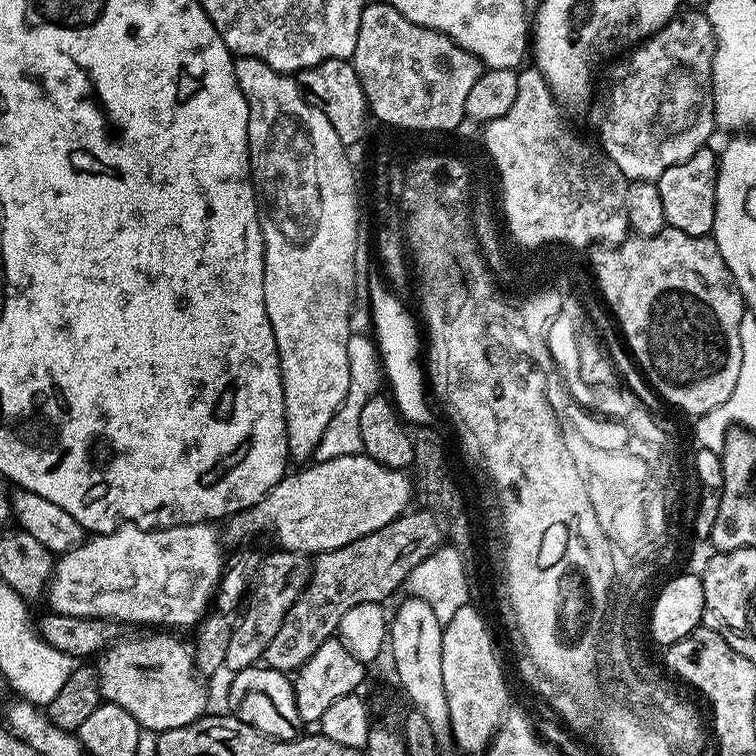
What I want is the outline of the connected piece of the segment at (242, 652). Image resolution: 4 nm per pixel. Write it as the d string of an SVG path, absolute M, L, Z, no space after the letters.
M275 551L261 559L240 613L240 621L234 626L224 663L224 668L230 670L229 673L235 674L261 663L266 646L270 646L274 634L278 634L278 626L282 626L282 618L286 618L290 606L294 606L294 602L308 585L308 577L312 575L312 566L305 553Z

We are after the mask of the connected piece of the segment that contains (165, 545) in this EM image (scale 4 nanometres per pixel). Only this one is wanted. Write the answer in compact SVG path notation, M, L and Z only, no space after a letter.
M211 523L207 524L183 524L182 526L174 526L173 528L137 528L134 524L121 524L119 528L116 528L112 532L106 532L103 534L93 535L91 538L85 539L83 544L79 544L76 548L71 548L69 552L63 553L55 561L54 567L52 569L52 578L46 589L46 600L49 600L51 611L61 612L62 614L74 614L75 616L85 616L86 618L106 618L107 620L118 620L121 625L128 626L128 624L173 624L176 628L184 628L189 624L189 626L195 626L199 624L201 618L204 617L205 612L208 611L211 602L212 595L215 594L217 586L220 584L220 575L223 574L226 567L226 556L220 553L220 540L222 544L222 536L215 532L213 525Z

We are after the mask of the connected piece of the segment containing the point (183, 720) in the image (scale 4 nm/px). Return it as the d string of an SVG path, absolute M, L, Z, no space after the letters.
M144 636L141 640L121 638L111 648L99 653L94 667L100 677L101 697L109 704L122 706L122 710L130 710L141 729L148 731L149 728L149 733L181 728L209 711L208 692L200 685L202 680L196 671L193 653L189 645L187 648L172 636Z

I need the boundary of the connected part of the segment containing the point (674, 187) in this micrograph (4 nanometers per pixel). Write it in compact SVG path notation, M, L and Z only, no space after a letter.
M705 146L698 149L694 154L690 154L690 158L686 158L682 162L678 162L674 166L670 166L670 170L666 170L661 174L660 179L655 181L658 186L658 194L662 194L662 214L664 215L665 225L669 228L677 228L682 230L682 234L690 234L691 236L707 236L711 233L712 227L714 226L714 206L716 205L716 170L718 167L718 156L714 151L711 152L711 147Z

